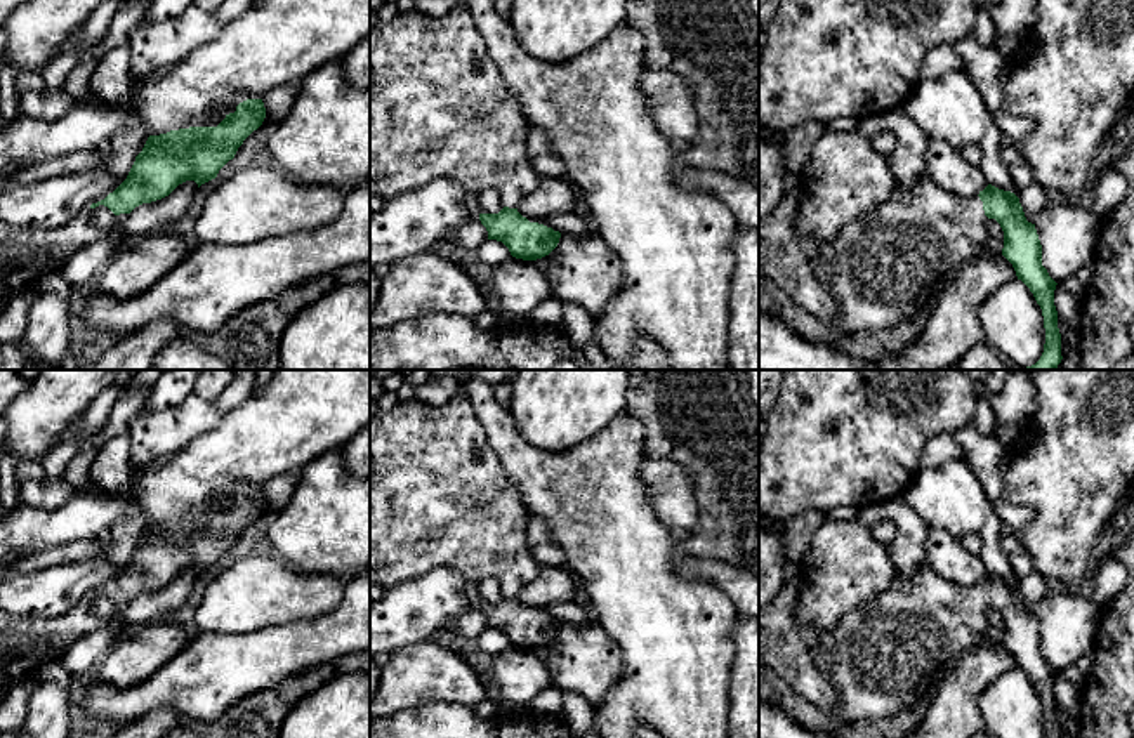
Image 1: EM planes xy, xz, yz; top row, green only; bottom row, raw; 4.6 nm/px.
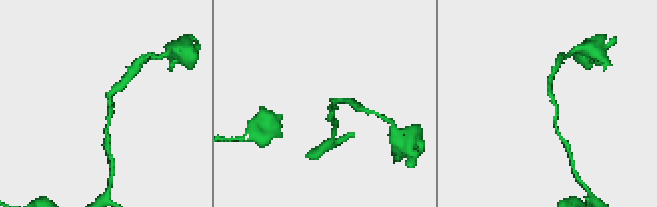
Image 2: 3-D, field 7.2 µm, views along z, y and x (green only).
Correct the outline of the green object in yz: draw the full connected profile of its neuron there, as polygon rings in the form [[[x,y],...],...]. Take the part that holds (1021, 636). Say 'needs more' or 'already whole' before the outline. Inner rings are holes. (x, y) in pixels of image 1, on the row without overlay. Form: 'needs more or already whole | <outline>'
needs more | [[[924,563],[910,578],[898,573],[889,590],[846,613],[835,629],[823,632],[818,646],[811,649],[816,667],[837,691],[837,705],[830,710],[835,724],[849,728],[872,724],[924,702],[931,689],[938,691],[950,667],[983,641],[988,608],[1000,613],[1002,644],[1042,698],[1044,738],[1061,738],[1054,695],[1058,672],[1042,655],[1042,634],[1035,613],[1025,606],[1019,587],[992,573],[978,585],[957,587],[943,580],[929,563]]]

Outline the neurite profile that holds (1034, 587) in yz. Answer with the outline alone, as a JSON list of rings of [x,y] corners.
[[[1032,571],[1019,580],[1019,592],[1028,611],[1035,613],[1044,596],[1051,590],[1051,583],[1038,571]]]

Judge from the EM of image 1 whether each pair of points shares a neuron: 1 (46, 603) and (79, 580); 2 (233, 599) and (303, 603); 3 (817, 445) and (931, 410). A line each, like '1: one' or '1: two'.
1: one
2: one
3: one

